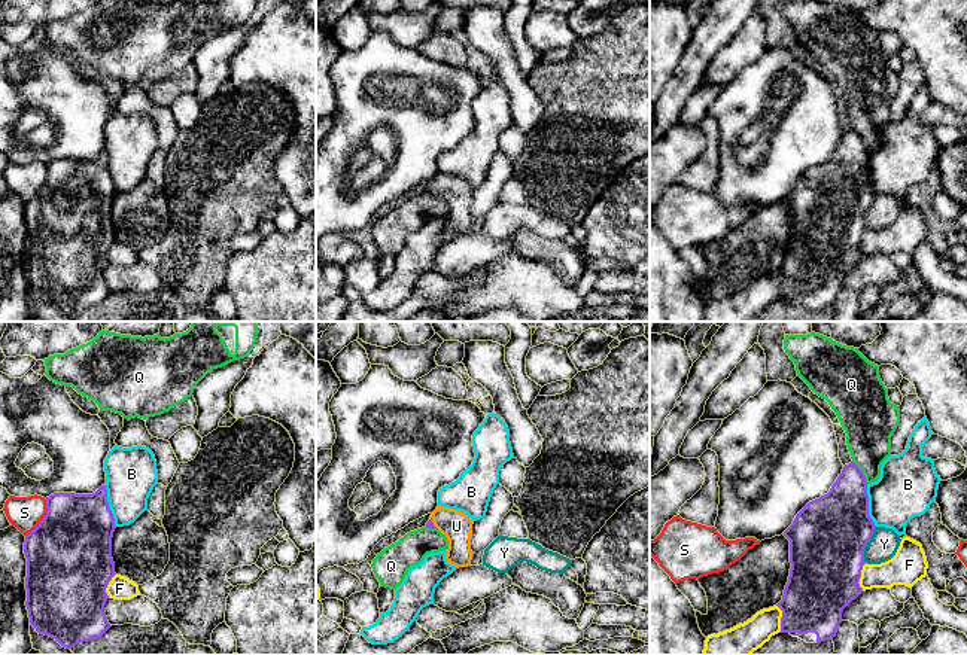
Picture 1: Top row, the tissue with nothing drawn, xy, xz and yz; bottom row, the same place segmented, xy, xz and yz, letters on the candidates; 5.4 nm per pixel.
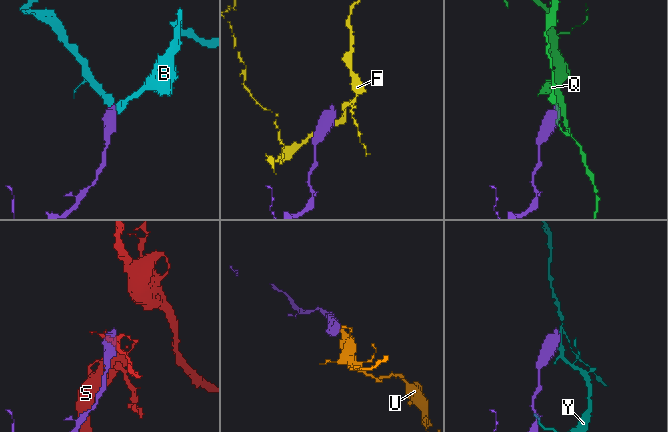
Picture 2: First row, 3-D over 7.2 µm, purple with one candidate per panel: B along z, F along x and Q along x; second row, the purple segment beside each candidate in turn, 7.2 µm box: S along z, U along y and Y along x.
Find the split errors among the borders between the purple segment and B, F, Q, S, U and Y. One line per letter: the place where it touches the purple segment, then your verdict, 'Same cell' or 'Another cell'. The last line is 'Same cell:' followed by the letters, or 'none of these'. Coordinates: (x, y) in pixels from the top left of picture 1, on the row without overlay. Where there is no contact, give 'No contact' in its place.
B: Touches purple at yz (867, 171). Another cell
F: Touches purple at yz (860, 243). Another cell
Q: Touches purple at yz (861, 139). Another cell
S: Touches purple at xy (43, 185). Another cell
U: Touches purple at xz (432, 189). Same cell
Y: Touches purple at yz (866, 210). Another cell
Same cell: U

